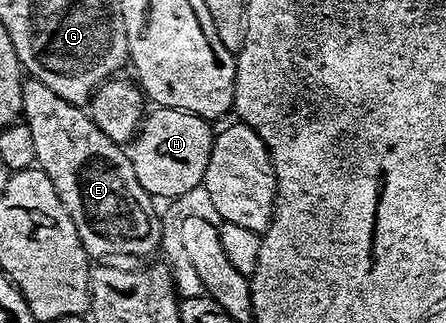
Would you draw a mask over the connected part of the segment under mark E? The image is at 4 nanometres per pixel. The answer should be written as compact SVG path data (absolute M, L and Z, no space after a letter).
M30 77L24 78L23 81L23 114L29 133L33 133L33 145L37 149L35 154L35 163L49 177L49 181L53 181L53 189L57 189L57 197L61 197L61 205L65 205L65 209L69 213L69 217L73 221L73 225L79 234L79 240L83 242L83 248L87 251L88 256L95 261L103 261L106 255L147 255L159 242L163 239L163 231L159 228L159 219L155 216L155 207L153 197L141 185L141 181L137 181L137 173L133 173L133 165L131 164L131 156L120 144L113 142L106 133L96 125L94 119L82 106L65 101L61 97L57 97L57 93L53 93L53 89L49 89L49 85L45 85L39 79Z

